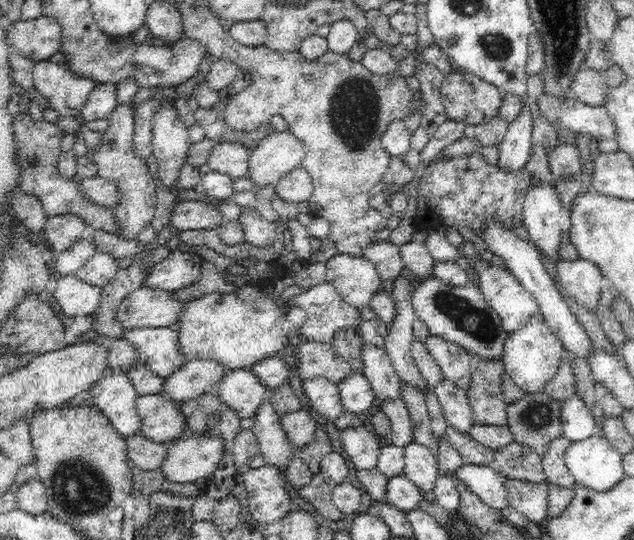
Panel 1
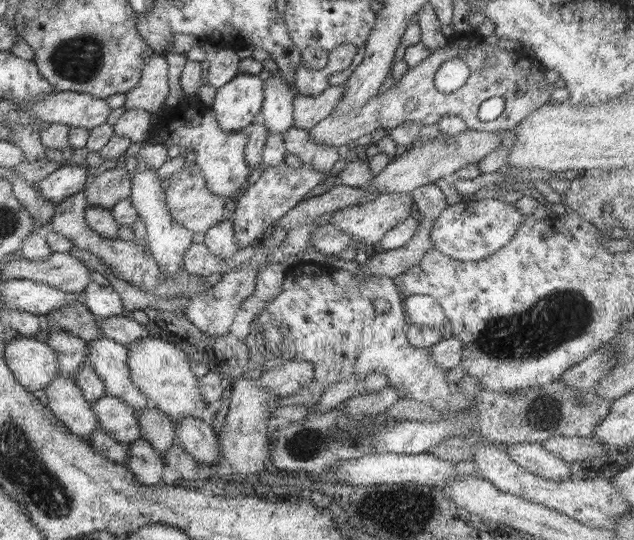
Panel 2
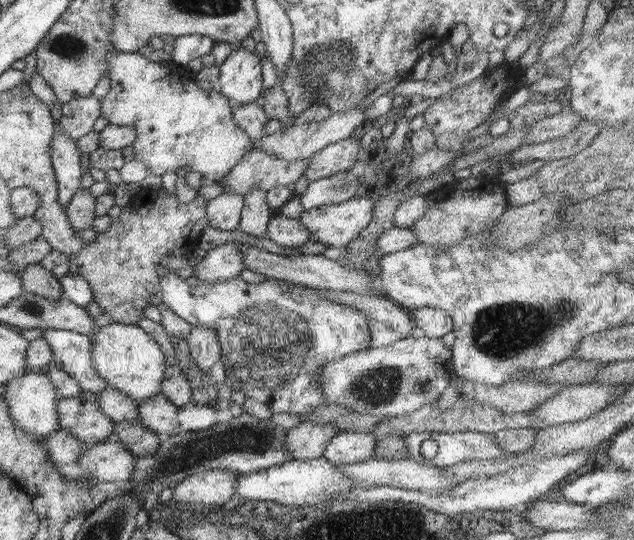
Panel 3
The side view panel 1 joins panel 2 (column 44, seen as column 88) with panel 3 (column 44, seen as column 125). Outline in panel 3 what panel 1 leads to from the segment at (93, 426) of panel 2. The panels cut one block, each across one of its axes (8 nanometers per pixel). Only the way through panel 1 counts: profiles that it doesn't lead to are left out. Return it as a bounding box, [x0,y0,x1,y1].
[2,371,60,438]

